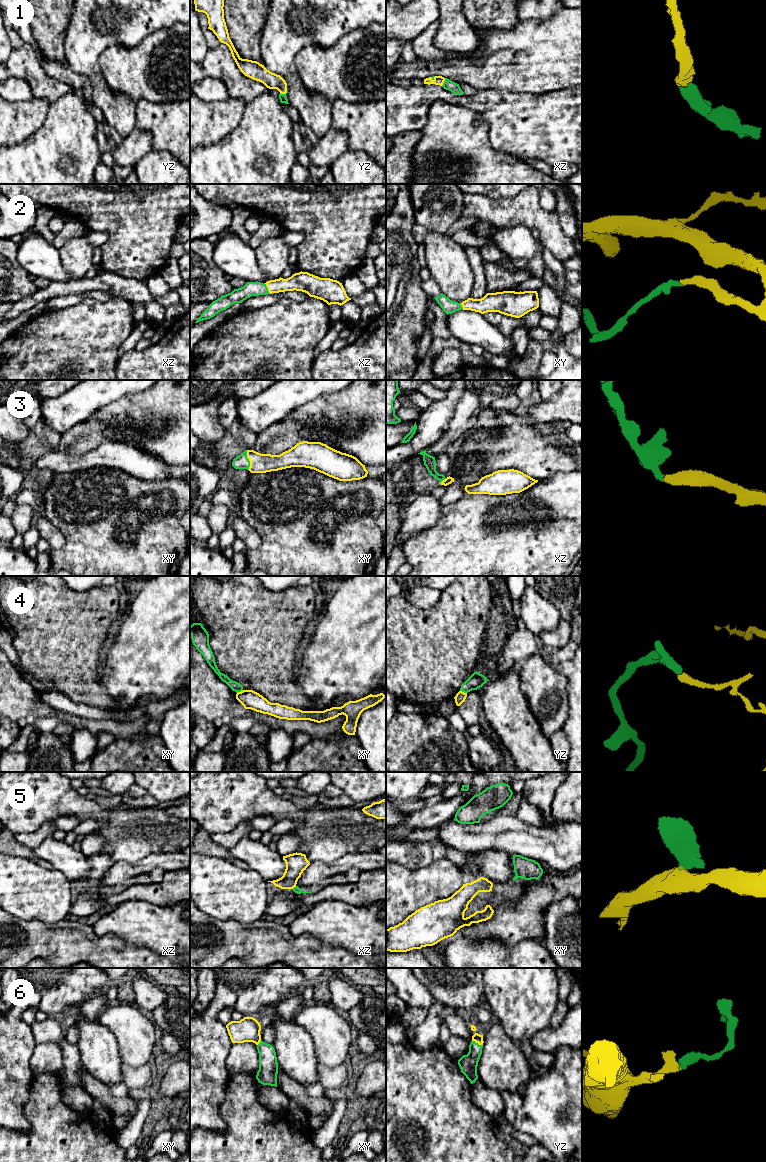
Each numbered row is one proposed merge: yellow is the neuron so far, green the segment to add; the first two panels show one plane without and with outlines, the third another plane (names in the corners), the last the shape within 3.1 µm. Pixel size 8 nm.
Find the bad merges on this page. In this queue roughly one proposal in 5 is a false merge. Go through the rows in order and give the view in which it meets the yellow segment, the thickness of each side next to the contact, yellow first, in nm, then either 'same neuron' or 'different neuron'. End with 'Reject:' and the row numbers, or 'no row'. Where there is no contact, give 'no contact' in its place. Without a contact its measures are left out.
1: meets yellow in xz; 80 nm thick on the yellow side, 80 nm on the other; same neuron
2: meets yellow in xz; 140 nm thick on the yellow side, 110 nm on the other; same neuron
3: meets yellow in xy; 160 nm thick on the yellow side, 110 nm on the other; same neuron
4: meets yellow in yz; 90 nm thick on the yellow side, 120 nm on the other; different neuron
5: meets yellow in xz; 170 nm thick on the yellow side, 50 nm on the other; different neuron
6: meets yellow in yz; 70 nm thick on the yellow side, 150 nm on the other; same neuron
Reject: 4, 5

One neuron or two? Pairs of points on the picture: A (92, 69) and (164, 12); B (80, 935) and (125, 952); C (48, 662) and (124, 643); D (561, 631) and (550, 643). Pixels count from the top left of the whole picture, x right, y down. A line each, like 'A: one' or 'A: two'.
A: one
B: one
C: two
D: one

